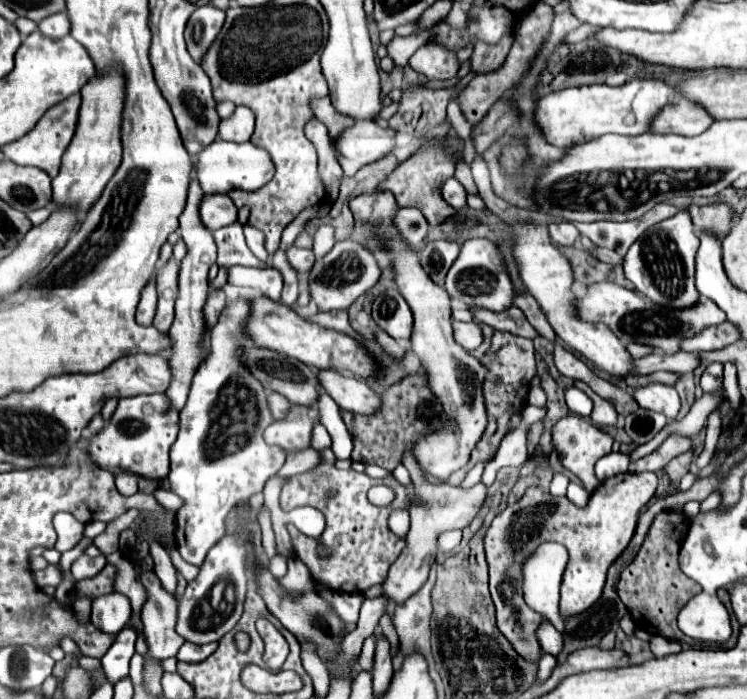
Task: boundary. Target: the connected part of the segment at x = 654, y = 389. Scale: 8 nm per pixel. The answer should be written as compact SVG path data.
M647 383L643 387L637 387L633 391L633 397L639 403L639 407L665 413L669 421L677 417L679 407L681 407L677 389L671 385L663 385L663 383Z

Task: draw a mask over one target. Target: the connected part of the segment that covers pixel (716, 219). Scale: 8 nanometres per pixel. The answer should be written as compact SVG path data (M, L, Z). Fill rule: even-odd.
M719 203L719 205L689 205L687 211L697 229L715 231L717 235L723 237L731 227L731 223L729 223L731 211L723 203Z

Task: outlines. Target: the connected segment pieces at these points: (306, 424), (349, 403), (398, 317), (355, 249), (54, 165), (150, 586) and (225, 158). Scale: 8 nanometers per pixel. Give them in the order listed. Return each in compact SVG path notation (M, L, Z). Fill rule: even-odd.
M293 405L291 415L287 415L287 419L275 421L273 427L267 427L265 439L287 451L309 447L311 427L317 421L317 417L313 419L309 415L309 411L311 411L311 407L295 407Z
M319 371L319 379L323 379L323 389L345 411L357 415L375 415L383 405L381 395L375 393L365 381L339 375L335 371Z
M385 291L373 301L373 321L393 339L409 339L413 315L399 291Z
M341 241L335 243L333 249L315 261L315 265L309 271L309 293L311 301L317 305L319 311L339 311L339 309L349 309L349 305L357 299L357 295L367 293L379 279L381 271L375 261L375 257L359 243L351 241Z
M71 95L71 99L65 99L63 103L51 107L51 109L37 121L37 125L35 125L27 135L23 135L21 139L17 139L17 141L1 147L3 153L5 153L5 157L11 159L13 163L19 163L19 165L39 167L39 169L43 169L49 177L57 177L59 167L61 167L61 157L63 157L63 153L65 153L65 149L67 149L67 145L71 143L73 133L75 133L79 105L81 105L81 95Z
M147 571L147 573L141 573L141 583L145 585L147 589L147 601L141 609L141 621L143 621L143 635L145 635L145 641L147 641L147 657L157 661L159 665L163 663L163 659L169 659L169 657L175 657L179 647L185 643L183 639L179 639L179 635L175 635L175 597L169 595L161 583L159 583L159 577L153 573L153 571Z
M213 141L197 155L195 177L201 183L205 193L229 193L231 189L257 191L261 189L275 173L271 157L267 151L255 147L253 143L231 143L231 141Z

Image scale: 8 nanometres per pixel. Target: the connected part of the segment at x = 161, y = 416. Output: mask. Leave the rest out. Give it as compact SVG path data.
M165 395L125 397L119 399L119 405L109 423L99 433L89 437L87 453L97 467L111 471L113 475L135 473L161 481L169 471L169 447L175 443L177 431L179 415L167 407Z

